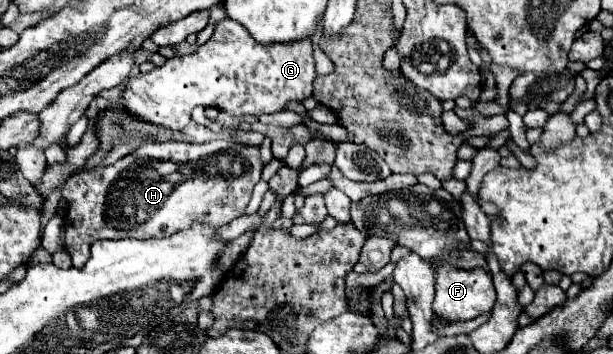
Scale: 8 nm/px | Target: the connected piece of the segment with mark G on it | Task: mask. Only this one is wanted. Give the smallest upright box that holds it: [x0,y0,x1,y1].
[122,17,314,131]

